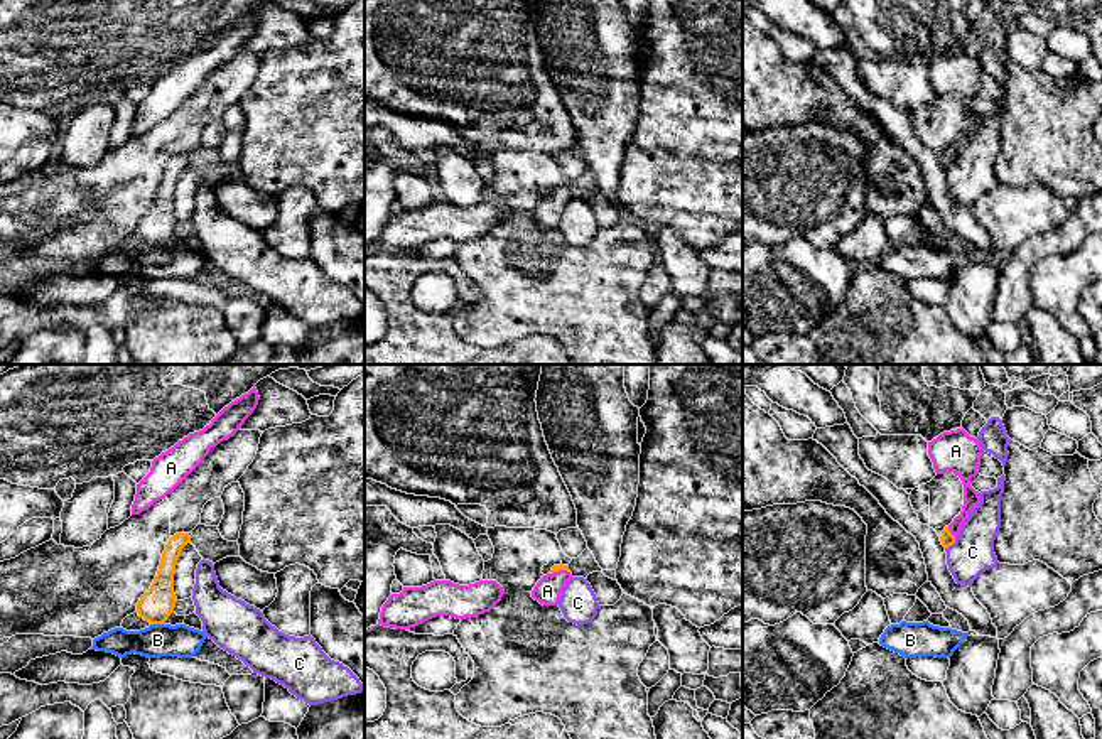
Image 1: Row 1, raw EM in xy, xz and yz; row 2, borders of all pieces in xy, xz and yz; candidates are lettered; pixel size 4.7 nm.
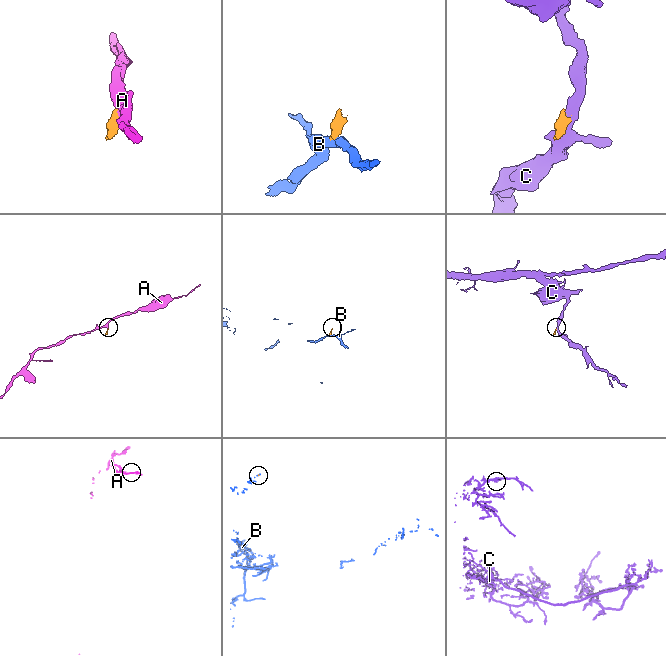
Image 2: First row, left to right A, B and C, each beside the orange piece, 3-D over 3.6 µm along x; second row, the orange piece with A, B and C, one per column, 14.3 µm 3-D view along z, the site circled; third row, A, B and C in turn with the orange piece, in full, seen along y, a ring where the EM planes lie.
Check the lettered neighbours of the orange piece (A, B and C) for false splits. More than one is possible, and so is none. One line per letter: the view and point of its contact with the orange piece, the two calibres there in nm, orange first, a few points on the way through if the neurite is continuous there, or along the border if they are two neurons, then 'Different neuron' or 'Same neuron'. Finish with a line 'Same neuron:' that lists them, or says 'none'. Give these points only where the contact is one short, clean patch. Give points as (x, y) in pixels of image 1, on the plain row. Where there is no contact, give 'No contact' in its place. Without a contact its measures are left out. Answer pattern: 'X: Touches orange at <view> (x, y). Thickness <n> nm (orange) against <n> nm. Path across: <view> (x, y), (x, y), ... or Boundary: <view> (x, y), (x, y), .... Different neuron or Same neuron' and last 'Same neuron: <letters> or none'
A: Touches orange at yz (949, 154). Thickness 70 nm (orange) against 80 nm. Path across: yz (947, 161), (949, 154), (964, 137), (971, 118). Same neuron
B: Touches orange at xy (157, 245). Thickness 160 nm (orange) against 160 nm. Boundary: xy (151, 245), (164, 247). Different neuron
C: Touches orange at yz (950, 166). Thickness 70 nm (orange) against 200 nm. Boundary: yz (956, 161), (945, 171). Different neuron
Same neuron: A

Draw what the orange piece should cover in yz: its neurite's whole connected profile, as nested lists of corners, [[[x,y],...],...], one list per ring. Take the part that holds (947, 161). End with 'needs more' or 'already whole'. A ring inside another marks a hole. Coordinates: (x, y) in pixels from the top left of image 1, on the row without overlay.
[[[964,51],[943,54],[928,64],[928,78],[935,94],[953,94],[964,106],[962,133],[948,148],[945,148],[940,159],[945,170],[955,165],[969,135],[980,125],[979,113],[970,108],[970,101],[979,96],[980,76],[980,64],[975,59],[970,59]]] | needs more

